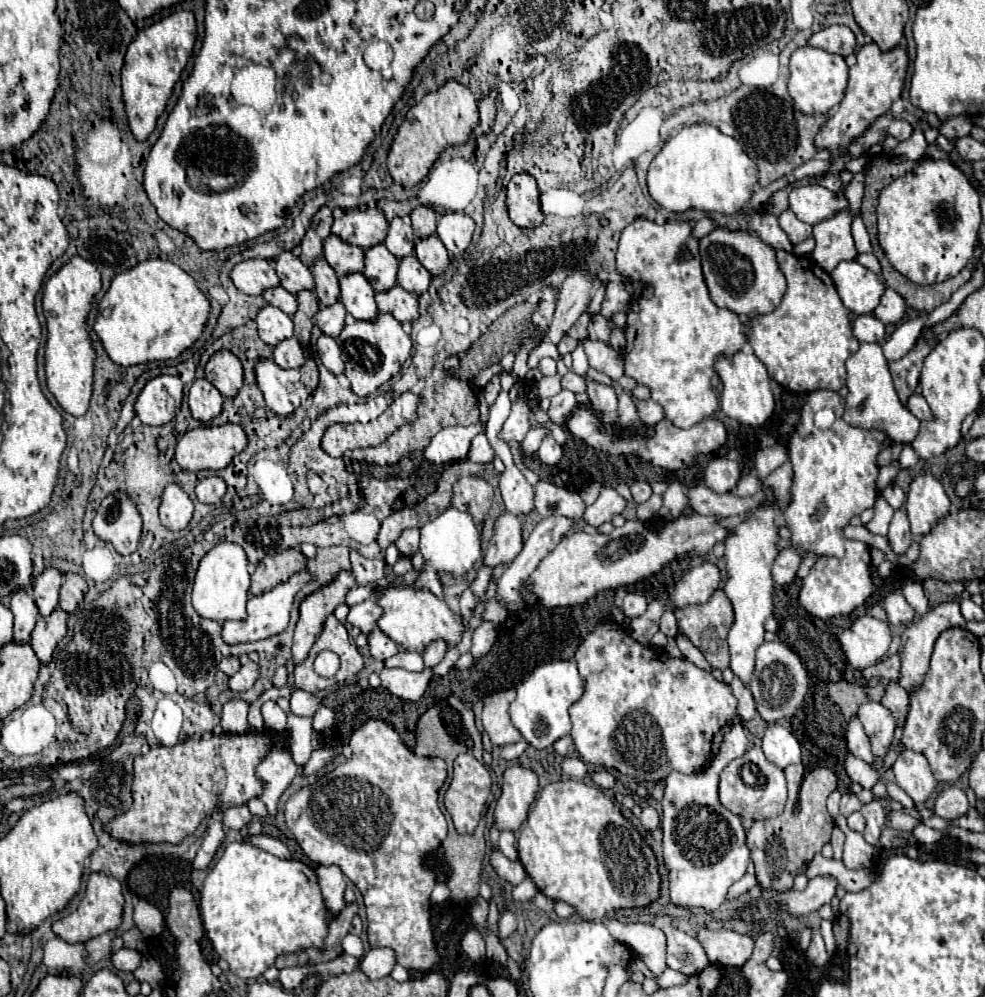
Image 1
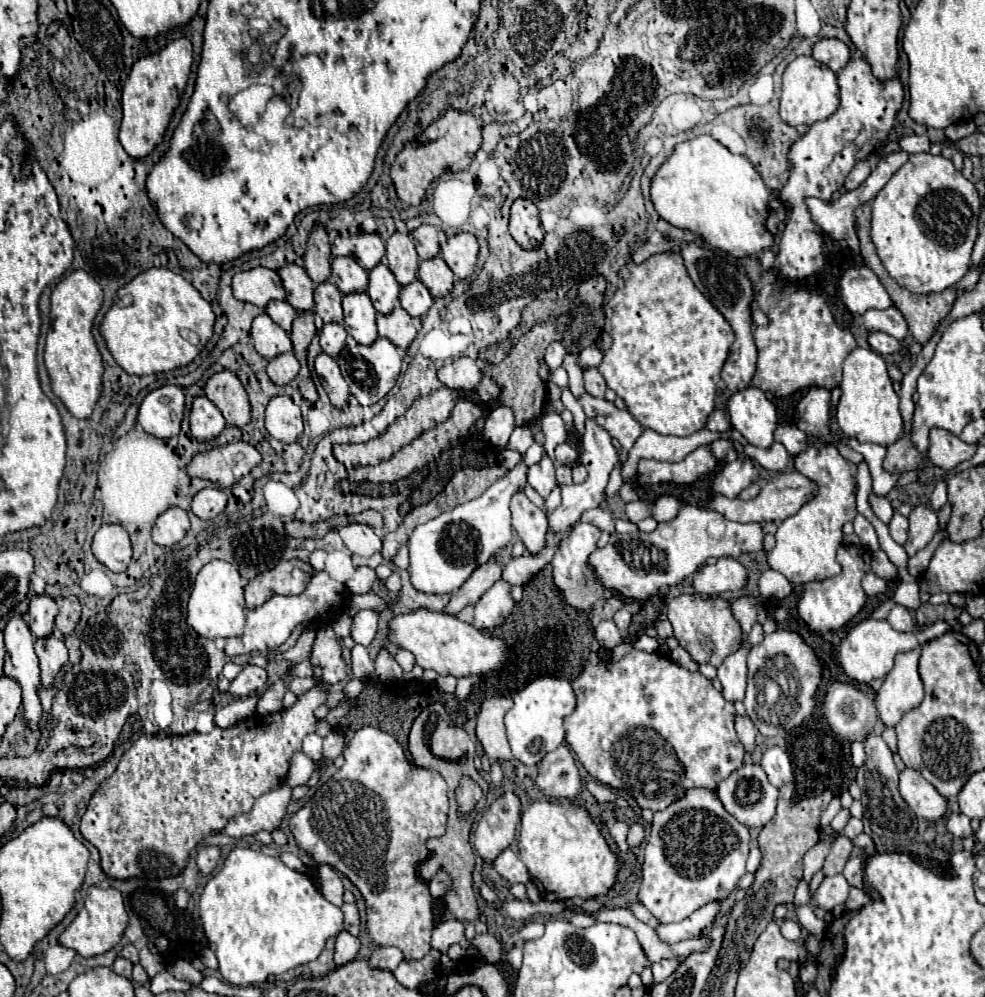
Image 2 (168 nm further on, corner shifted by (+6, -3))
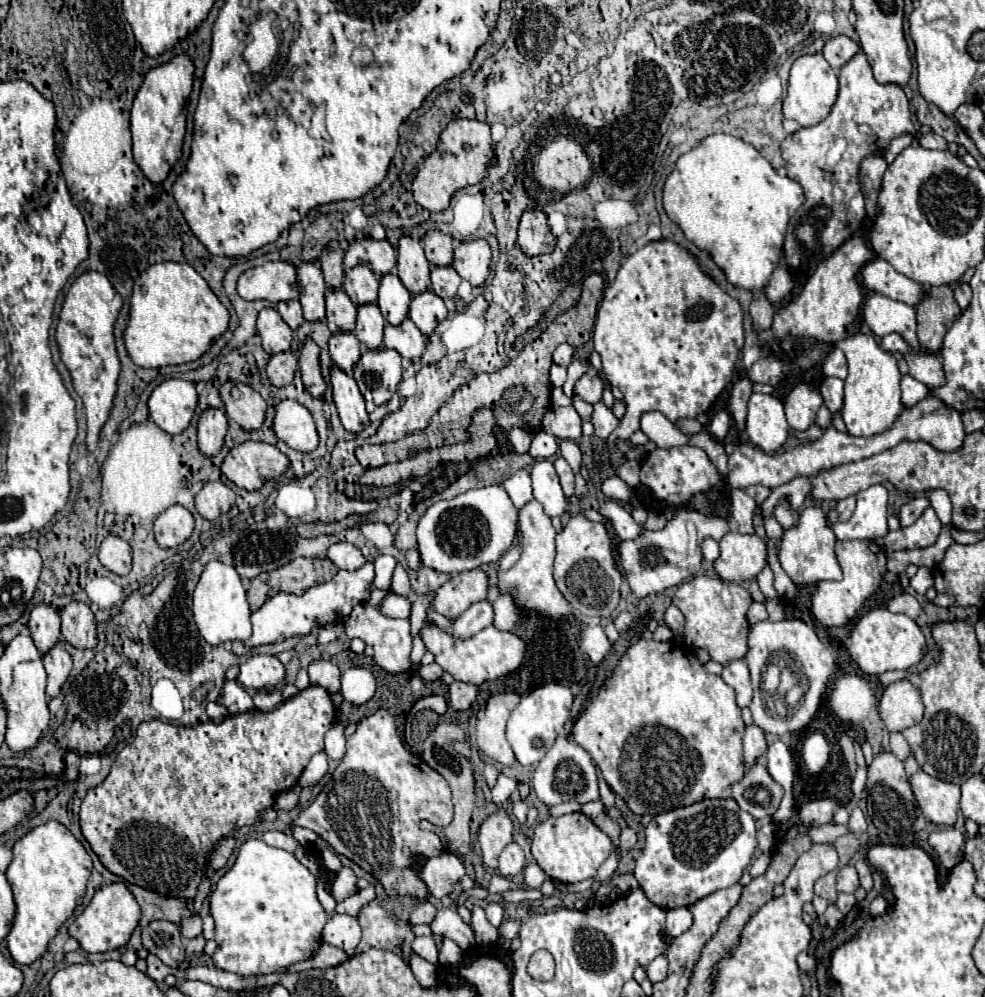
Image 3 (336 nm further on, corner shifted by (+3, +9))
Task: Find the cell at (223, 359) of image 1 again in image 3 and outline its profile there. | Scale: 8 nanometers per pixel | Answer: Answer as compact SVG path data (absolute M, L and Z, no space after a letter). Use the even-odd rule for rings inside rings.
M227 380L219 392L227 418L235 420L245 430L255 430L263 424L267 404L263 402L261 394L255 392L249 384Z

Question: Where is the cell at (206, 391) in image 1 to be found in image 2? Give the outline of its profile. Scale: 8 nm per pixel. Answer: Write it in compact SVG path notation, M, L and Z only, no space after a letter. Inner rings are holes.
M200 396L194 400L190 410L190 430L198 442L210 442L224 430L226 422L220 410L206 398Z

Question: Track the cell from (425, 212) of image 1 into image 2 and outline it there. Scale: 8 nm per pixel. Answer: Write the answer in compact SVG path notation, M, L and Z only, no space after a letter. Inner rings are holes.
M422 224L418 230L412 232L412 236L414 236L414 244L420 260L436 258L440 254L440 232L434 226Z

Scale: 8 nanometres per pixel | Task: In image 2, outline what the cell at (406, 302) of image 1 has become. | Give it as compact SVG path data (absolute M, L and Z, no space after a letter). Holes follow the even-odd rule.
M398 304L392 314L388 314L388 316L378 314L378 334L382 338L388 338L396 348L408 350L410 344L414 342L418 330L416 330L412 318L408 316L408 312Z

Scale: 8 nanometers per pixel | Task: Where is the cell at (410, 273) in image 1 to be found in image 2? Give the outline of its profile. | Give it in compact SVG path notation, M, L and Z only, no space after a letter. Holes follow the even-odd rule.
M420 280L408 284L408 286L404 286L404 288L400 290L400 304L402 304L402 308L404 308L412 318L422 320L424 314L430 310L432 302L434 302L434 300L432 300L432 296L428 294L428 288L426 288Z

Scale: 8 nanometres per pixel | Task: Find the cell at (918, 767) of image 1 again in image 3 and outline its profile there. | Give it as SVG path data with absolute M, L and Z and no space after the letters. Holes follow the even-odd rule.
M919 770L909 778L913 794L925 818L937 826L953 826L959 810L959 786L943 782Z

